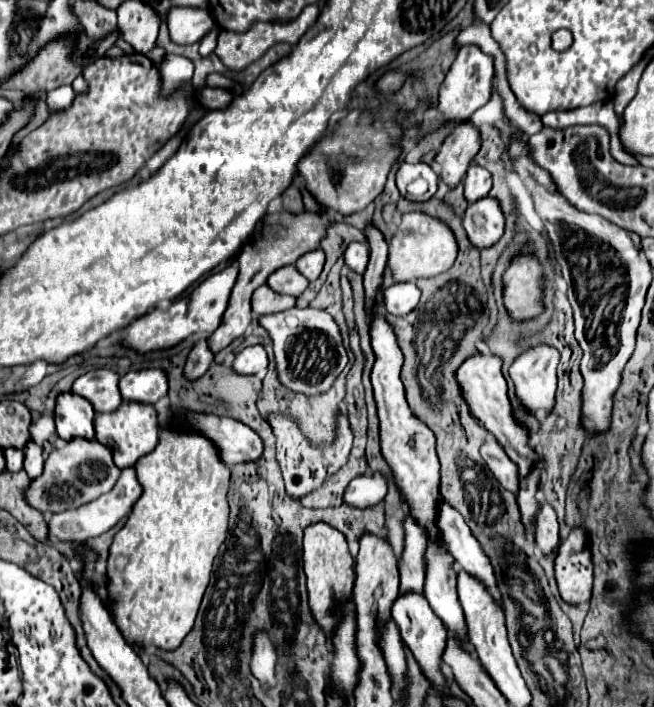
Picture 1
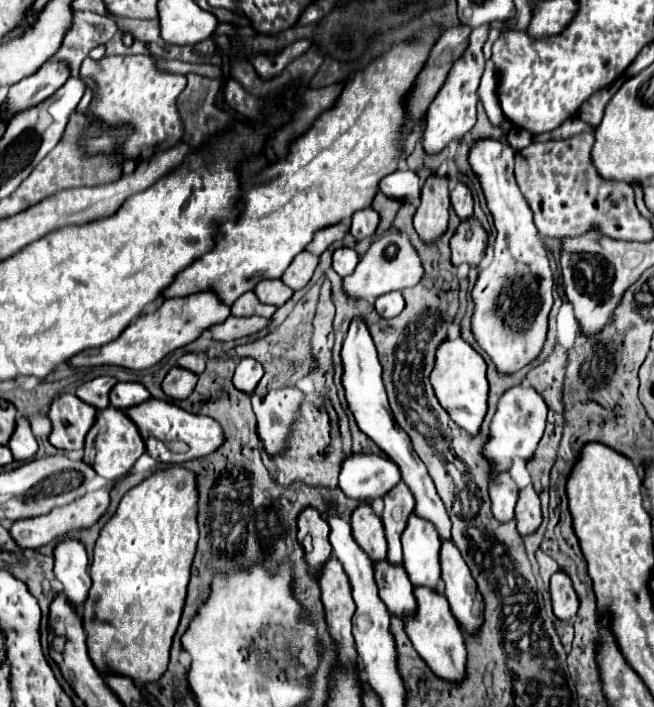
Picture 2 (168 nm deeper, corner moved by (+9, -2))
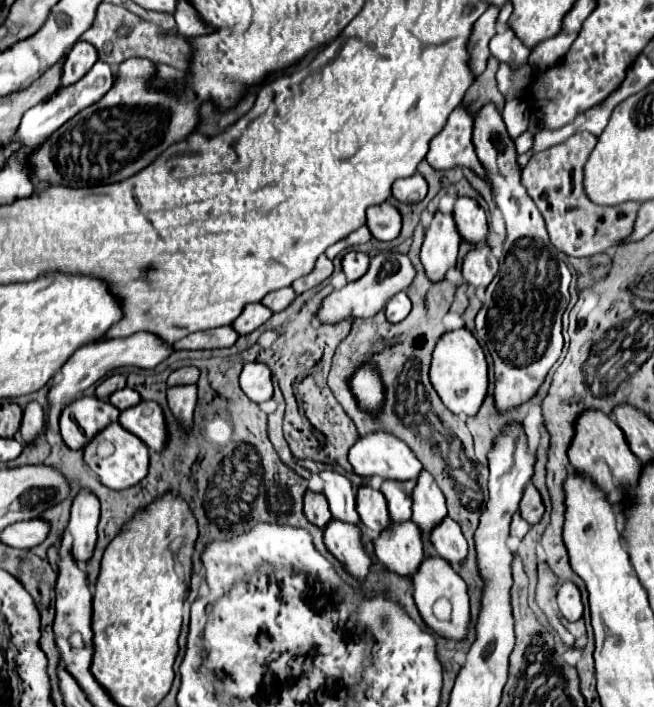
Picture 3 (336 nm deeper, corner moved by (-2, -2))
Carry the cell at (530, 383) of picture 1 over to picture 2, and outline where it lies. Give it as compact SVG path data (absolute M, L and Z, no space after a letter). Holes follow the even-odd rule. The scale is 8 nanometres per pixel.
M511 387L497 405L497 413L491 419L489 427L489 439L481 449L483 459L489 463L489 477L495 477L499 473L507 473L511 469L513 457L521 457L523 461L529 461L537 449L537 443L545 431L545 417L547 407L541 395L533 391L531 387Z

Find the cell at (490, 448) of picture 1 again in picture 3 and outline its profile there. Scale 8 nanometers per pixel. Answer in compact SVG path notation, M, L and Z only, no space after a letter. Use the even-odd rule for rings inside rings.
M516 511L516 515L512 517L512 523L510 523L510 535L522 539L522 537L528 533L528 529L530 529L530 525L528 525L528 523L520 517L520 513Z

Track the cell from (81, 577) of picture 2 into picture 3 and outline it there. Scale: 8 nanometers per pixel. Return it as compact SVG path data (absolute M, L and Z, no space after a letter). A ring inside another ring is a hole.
M80 491L74 497L72 517L70 517L70 525L68 525L68 531L74 539L70 553L72 553L74 561L78 561L78 563L88 563L90 557L94 555L98 515L100 515L98 499L88 491Z

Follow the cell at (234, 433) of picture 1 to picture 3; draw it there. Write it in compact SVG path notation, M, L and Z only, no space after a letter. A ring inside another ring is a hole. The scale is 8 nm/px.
M142 401L120 413L122 427L140 437L150 451L162 451L170 439L166 417L156 401Z

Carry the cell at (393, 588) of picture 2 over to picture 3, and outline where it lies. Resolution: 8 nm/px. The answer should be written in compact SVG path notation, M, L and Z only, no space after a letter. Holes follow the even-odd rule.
M412 521L392 523L392 527L374 541L374 553L388 571L412 579L424 559L418 527Z

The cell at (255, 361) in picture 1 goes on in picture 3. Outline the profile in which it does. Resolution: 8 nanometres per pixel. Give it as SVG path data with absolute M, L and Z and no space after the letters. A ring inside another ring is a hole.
M246 363L240 375L240 387L254 403L272 397L272 371L264 363Z

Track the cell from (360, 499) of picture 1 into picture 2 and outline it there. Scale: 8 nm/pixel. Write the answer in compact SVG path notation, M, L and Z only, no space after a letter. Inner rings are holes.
M351 453L339 473L339 487L351 499L369 501L385 495L401 481L395 461L377 453Z

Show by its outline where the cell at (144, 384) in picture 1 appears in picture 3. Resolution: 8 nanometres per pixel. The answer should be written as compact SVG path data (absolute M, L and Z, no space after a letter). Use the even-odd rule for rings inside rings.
M124 387L124 389L120 389L120 391L116 391L116 393L110 395L110 403L114 407L118 407L120 411L124 411L124 409L128 409L132 405L138 405L140 401L142 401L140 393L134 391L134 389L130 389L130 387Z

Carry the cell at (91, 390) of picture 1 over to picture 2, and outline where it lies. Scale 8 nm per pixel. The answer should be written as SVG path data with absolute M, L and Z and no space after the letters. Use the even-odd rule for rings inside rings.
M95 377L77 389L77 397L97 409L105 409L109 405L109 391L117 381L113 377Z

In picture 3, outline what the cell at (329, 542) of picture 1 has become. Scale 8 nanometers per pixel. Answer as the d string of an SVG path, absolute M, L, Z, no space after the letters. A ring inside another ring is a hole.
M306 491L306 495L304 495L304 515L308 517L308 521L312 525L316 525L320 529L328 527L328 523L332 521L326 497L320 493L312 493L312 491Z

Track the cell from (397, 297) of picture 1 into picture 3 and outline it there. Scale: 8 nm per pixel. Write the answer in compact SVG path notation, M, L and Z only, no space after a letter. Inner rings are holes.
M400 291L400 293L394 295L394 297L388 301L388 305L386 305L386 317L388 317L388 321L390 321L390 323L402 321L402 319L410 313L410 307L412 307L412 303L410 303L408 295Z

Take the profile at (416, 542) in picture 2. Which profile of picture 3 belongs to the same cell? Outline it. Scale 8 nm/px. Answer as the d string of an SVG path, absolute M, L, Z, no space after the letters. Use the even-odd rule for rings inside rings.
M422 471L418 477L418 483L412 493L414 505L412 505L412 521L420 527L420 537L424 543L424 551L432 549L432 543L428 535L432 533L434 523L440 523L440 519L446 519L446 503L440 487L436 485L434 477L428 475L428 471Z

